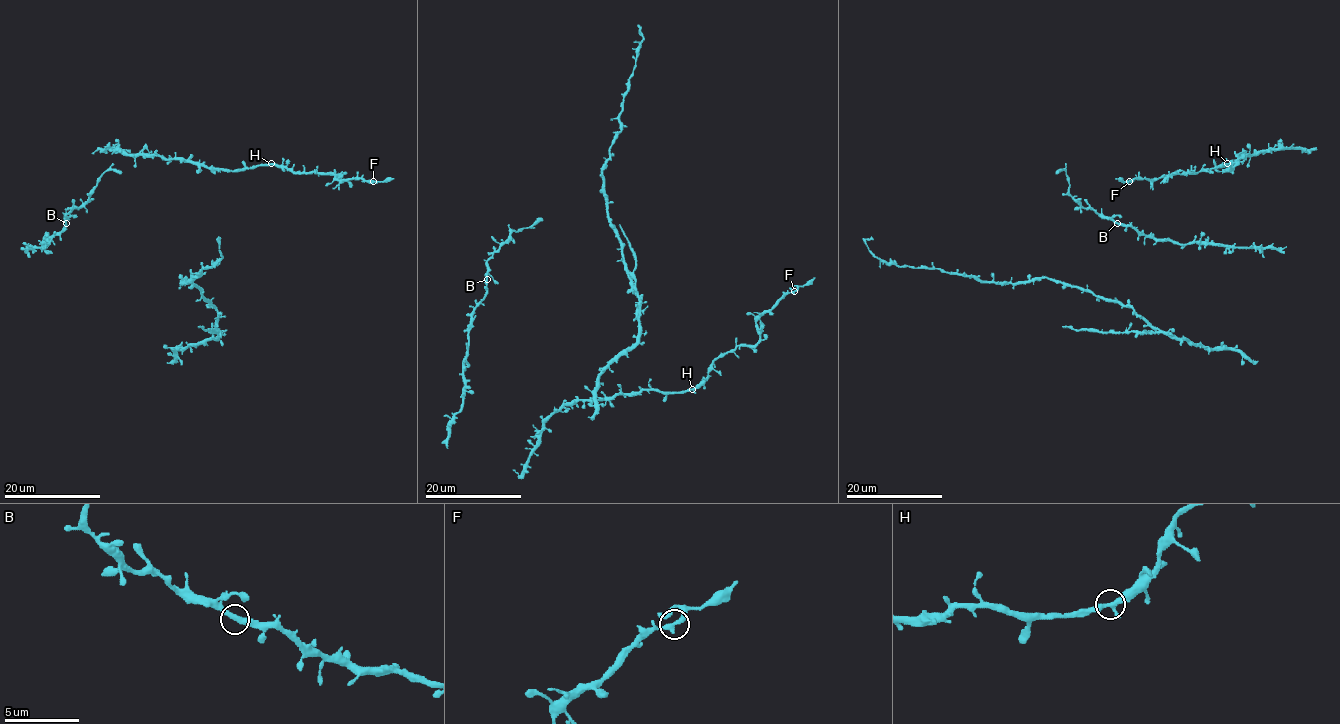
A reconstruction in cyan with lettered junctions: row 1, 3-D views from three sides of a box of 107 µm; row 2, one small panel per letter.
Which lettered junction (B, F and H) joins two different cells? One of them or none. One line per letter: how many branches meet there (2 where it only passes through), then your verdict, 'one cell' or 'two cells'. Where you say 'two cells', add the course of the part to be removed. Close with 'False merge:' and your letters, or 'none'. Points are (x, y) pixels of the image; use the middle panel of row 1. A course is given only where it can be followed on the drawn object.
B: 2 branches meet; one cell
F: 2 branches meet; one cell
H: 2 branches meet; one cell
False merge: none

